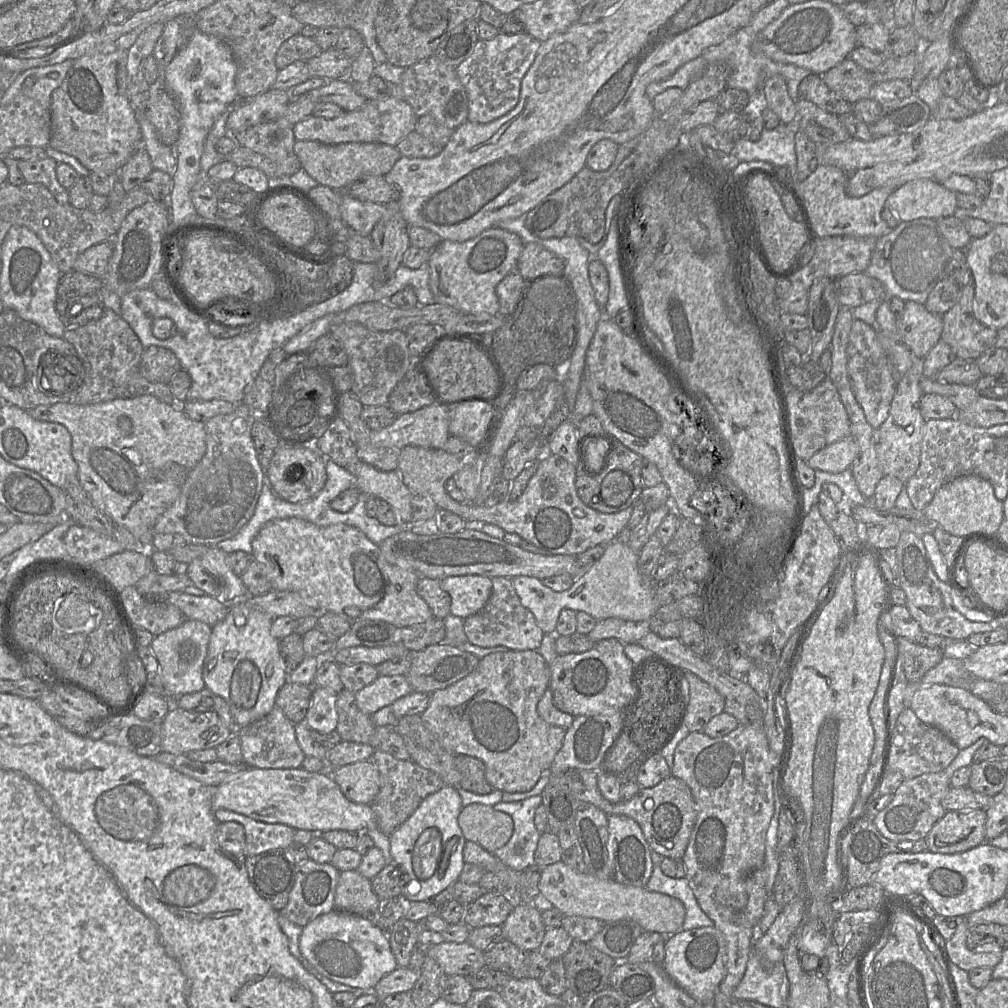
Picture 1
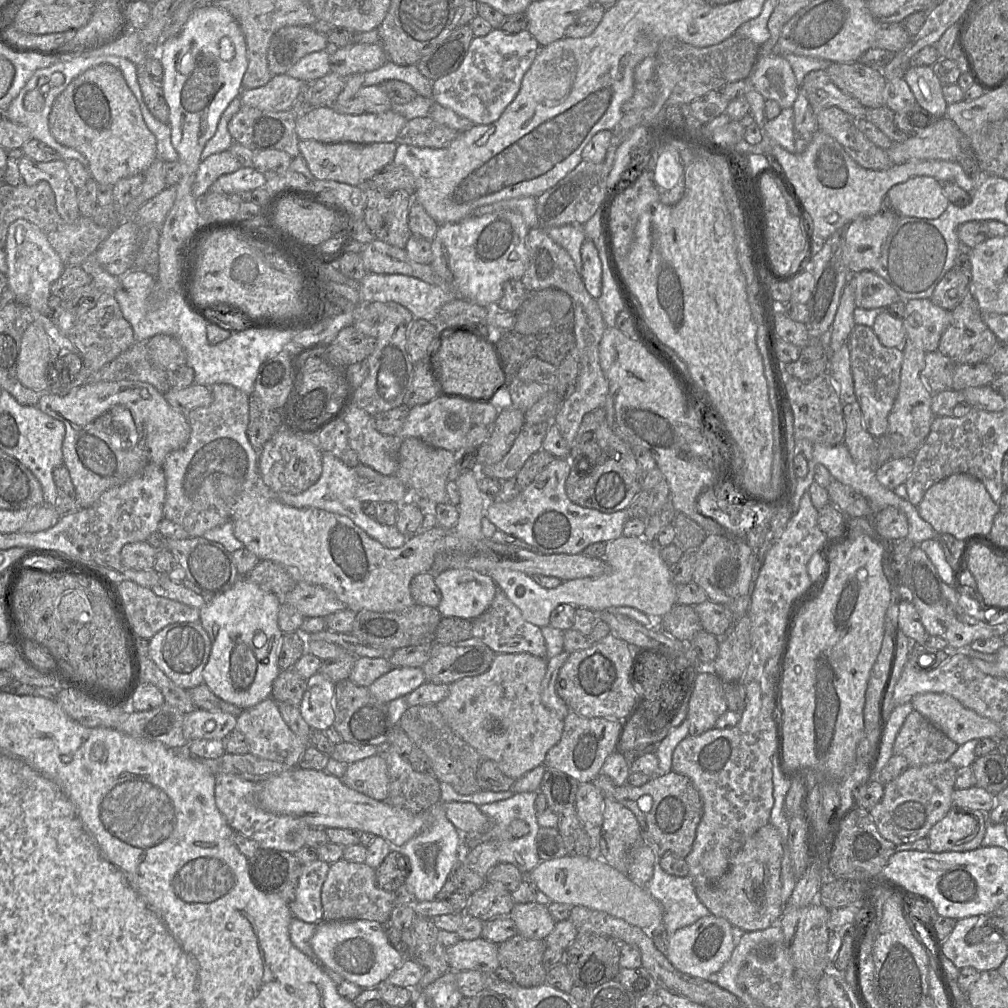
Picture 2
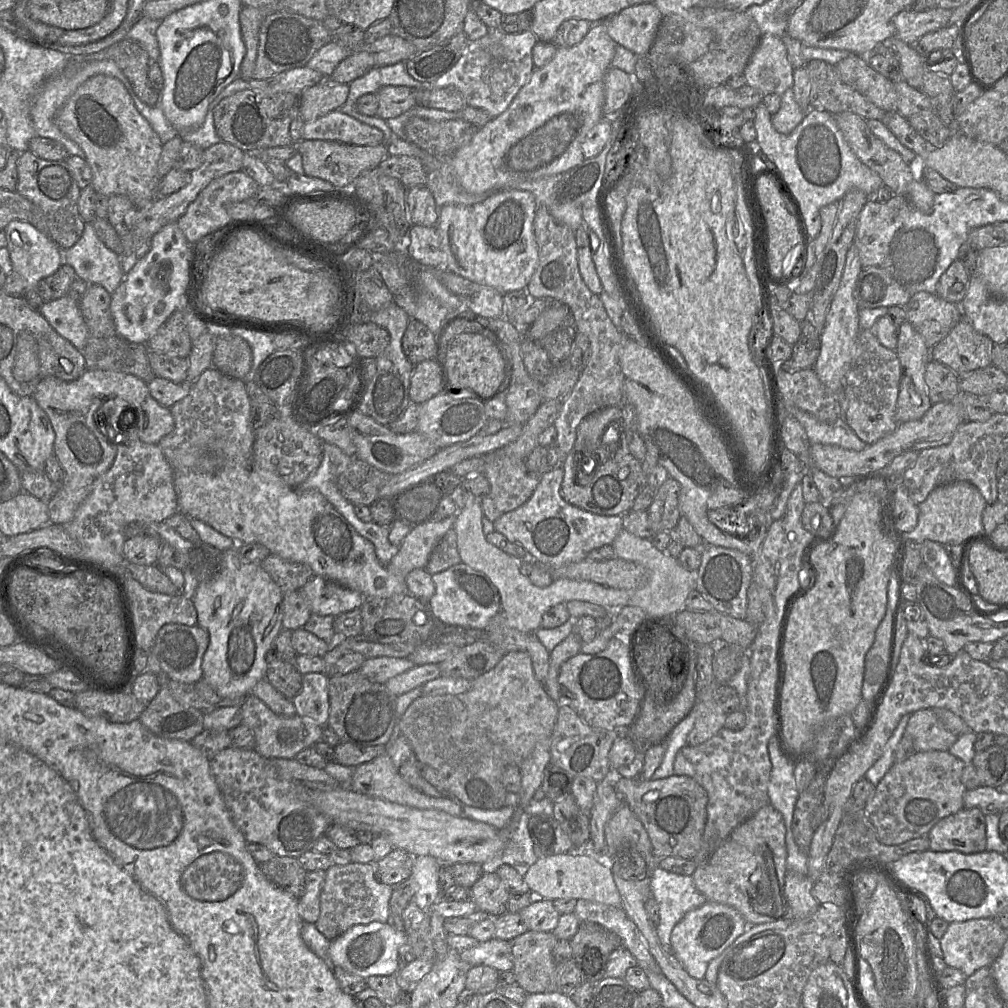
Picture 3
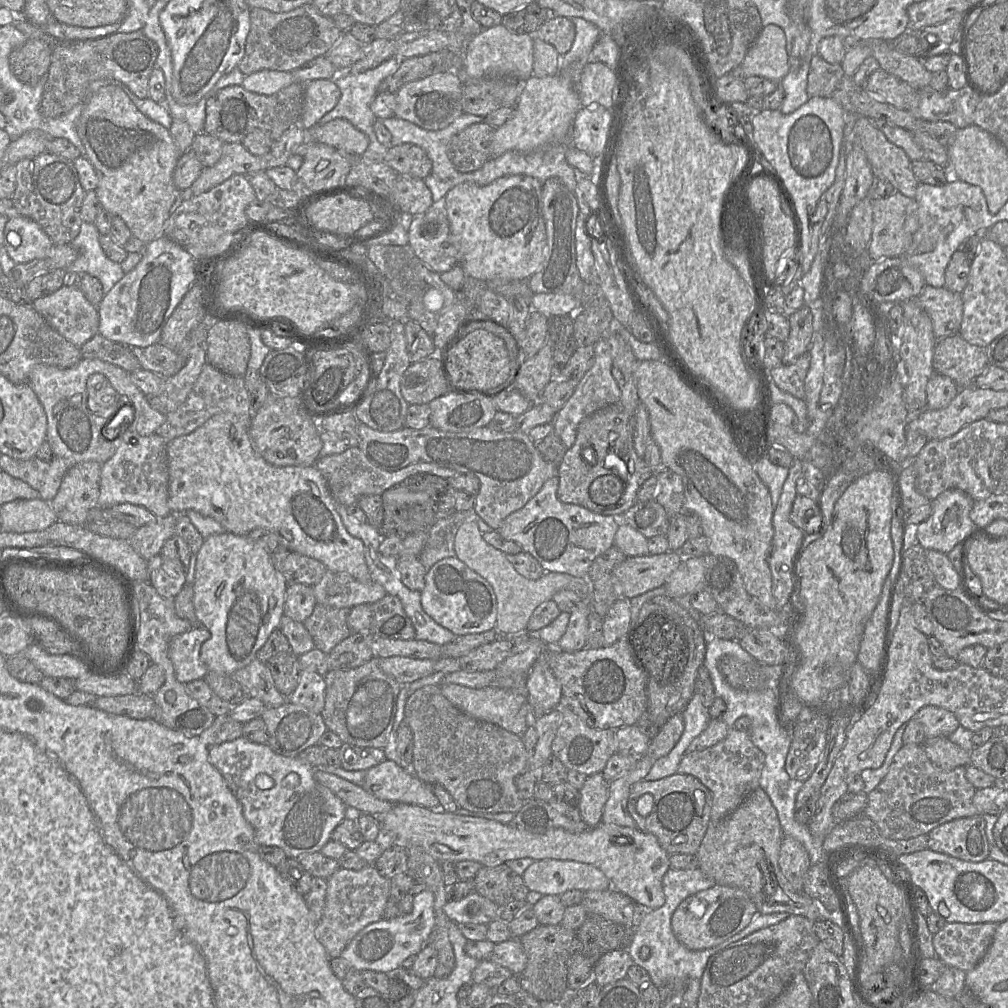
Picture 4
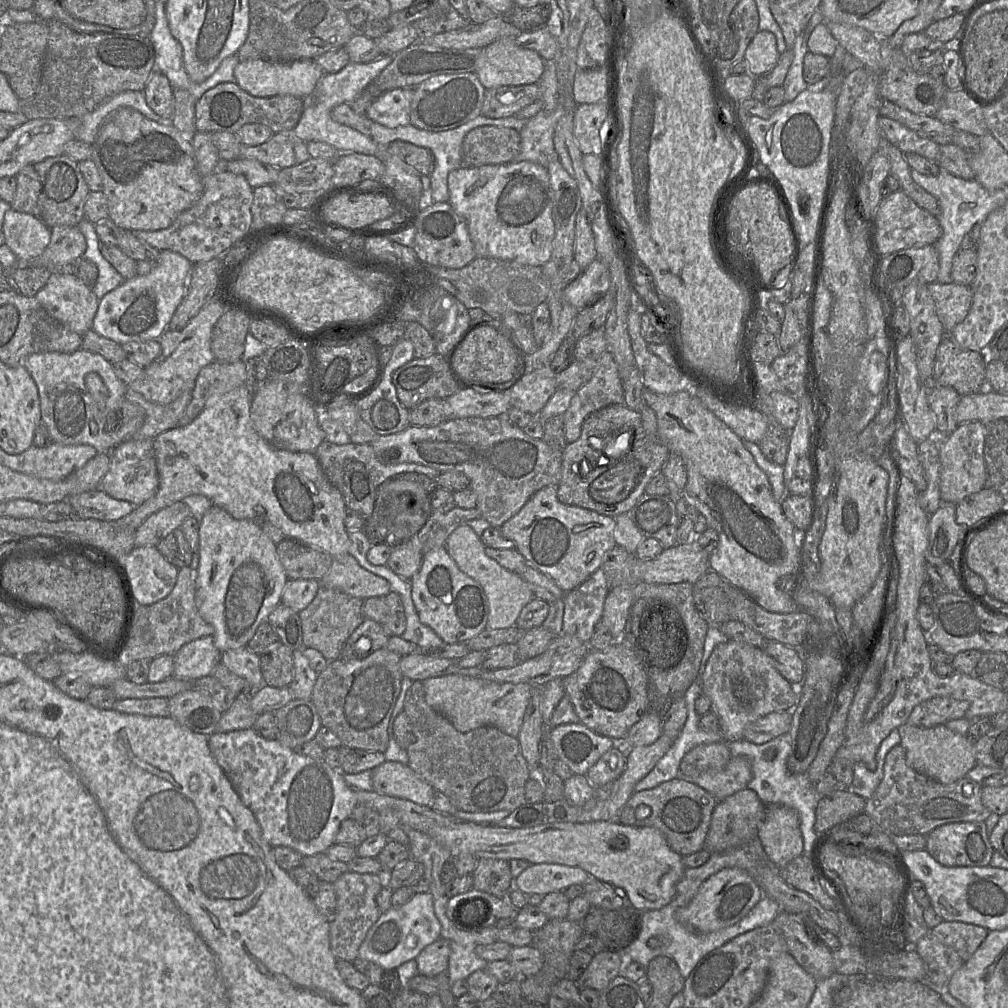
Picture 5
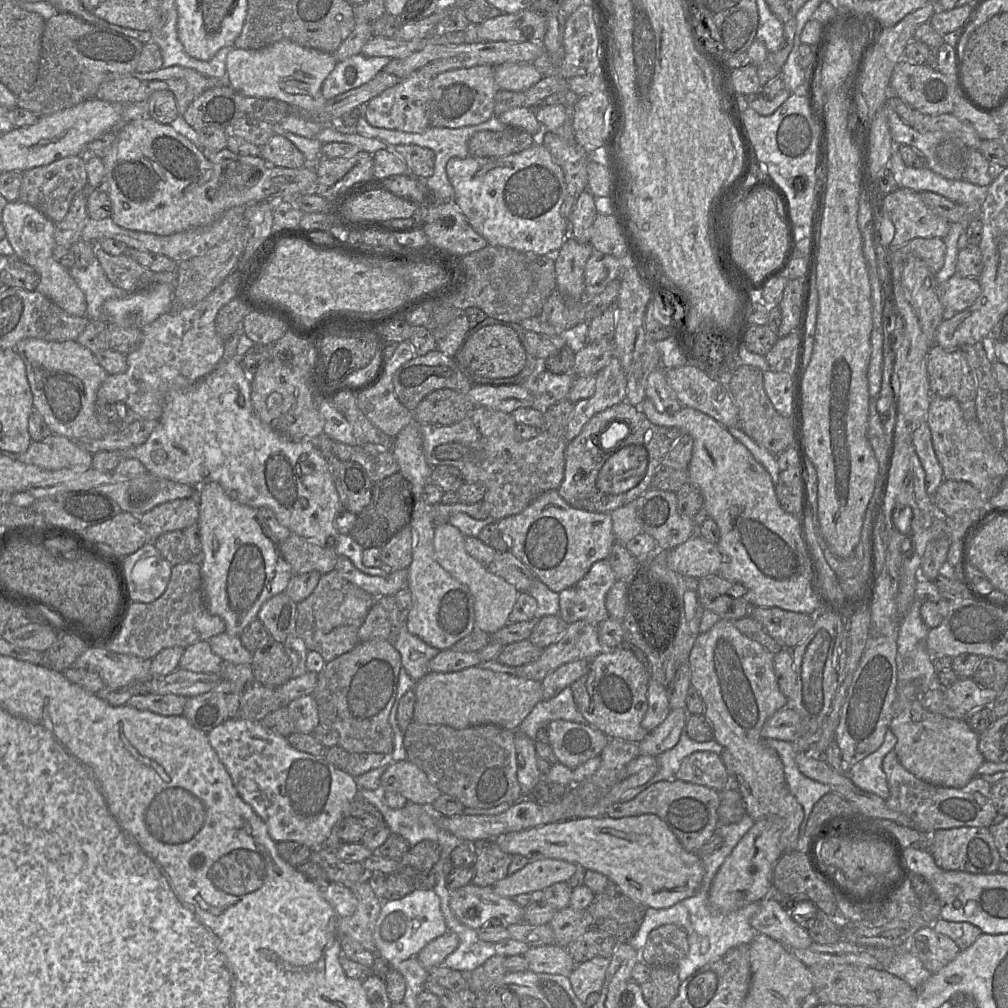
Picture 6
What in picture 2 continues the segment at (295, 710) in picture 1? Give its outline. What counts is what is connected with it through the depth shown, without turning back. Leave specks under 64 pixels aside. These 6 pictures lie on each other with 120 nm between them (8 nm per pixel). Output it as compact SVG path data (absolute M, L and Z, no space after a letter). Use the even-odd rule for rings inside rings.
M293 668L280 670L272 683L271 698L276 703L299 707L307 688L306 681Z

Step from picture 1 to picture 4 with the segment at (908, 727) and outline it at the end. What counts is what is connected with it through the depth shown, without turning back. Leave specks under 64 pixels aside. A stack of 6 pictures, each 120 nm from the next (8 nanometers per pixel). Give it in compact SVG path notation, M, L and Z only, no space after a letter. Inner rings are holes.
M936 706L923 707L914 718L923 726L926 739L948 737L960 726L952 712Z

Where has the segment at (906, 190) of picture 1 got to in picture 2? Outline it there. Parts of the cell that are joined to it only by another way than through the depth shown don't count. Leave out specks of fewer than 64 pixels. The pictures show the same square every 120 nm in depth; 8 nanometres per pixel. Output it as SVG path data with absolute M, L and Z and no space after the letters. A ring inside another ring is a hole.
M915 176L896 184L887 196L892 209L901 217L936 219L949 204L942 183L929 176Z

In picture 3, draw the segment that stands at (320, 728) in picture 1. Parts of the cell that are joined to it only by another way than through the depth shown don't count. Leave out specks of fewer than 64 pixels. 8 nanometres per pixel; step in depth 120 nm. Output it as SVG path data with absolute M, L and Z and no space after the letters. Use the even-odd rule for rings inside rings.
M324 673L302 675L301 691L292 699L296 714L312 719L322 727L329 716L328 677Z

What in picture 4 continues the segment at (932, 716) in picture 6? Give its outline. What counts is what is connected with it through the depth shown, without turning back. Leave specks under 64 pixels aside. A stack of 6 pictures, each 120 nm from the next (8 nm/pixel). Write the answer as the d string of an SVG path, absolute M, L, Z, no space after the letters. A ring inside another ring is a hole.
M948 737L926 739L922 747L931 762L943 770L951 771L970 764L970 753L952 743Z

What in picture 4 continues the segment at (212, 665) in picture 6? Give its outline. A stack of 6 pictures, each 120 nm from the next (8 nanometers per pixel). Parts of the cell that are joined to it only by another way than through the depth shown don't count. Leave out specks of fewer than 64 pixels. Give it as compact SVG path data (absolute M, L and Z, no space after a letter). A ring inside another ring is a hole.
M203 626L173 636L168 643L168 656L173 664L176 679L183 683L203 679L208 669L200 659L202 644L210 638Z

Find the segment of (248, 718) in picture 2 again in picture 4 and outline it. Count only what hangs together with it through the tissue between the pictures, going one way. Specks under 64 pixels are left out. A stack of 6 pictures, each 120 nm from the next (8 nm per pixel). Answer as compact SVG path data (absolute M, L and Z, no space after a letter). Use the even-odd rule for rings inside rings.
M289 702L266 708L261 715L268 732L268 745L276 753L296 757L306 748L318 745L327 729L321 714Z

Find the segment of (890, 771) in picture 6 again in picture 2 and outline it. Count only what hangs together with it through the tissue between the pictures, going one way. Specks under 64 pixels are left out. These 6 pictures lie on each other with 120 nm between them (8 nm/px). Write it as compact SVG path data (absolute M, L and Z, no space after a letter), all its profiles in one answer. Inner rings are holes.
M948 760L920 767L908 767L899 777L884 785L881 801L869 812L881 836L896 844L927 838L931 827L953 807L957 768Z

